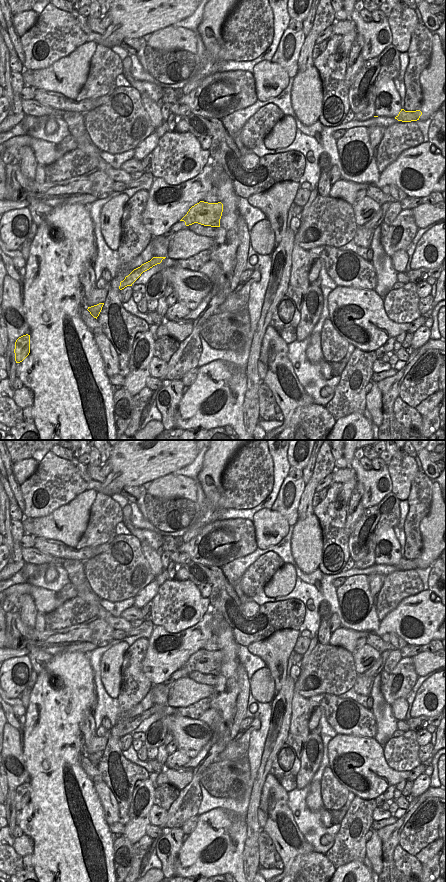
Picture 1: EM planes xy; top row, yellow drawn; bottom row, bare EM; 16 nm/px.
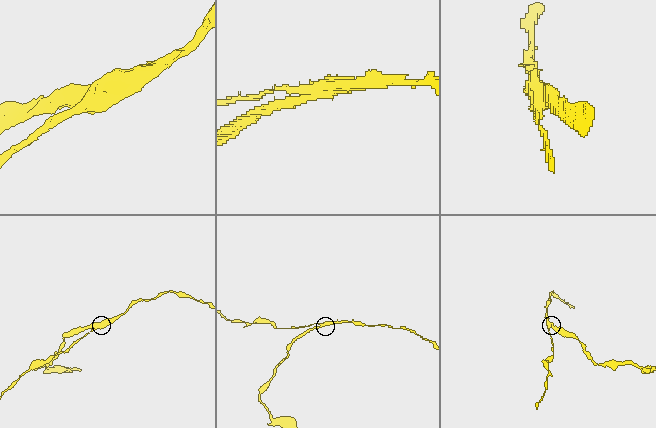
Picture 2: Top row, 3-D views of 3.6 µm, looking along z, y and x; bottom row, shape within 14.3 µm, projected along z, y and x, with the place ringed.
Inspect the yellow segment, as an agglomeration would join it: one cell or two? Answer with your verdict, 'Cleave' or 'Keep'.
Cleave

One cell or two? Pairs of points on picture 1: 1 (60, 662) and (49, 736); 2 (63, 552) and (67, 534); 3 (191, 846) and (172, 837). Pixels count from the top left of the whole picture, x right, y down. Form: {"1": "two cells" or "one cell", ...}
{"1": "one cell", "2": "two cells", "3": "two cells"}

